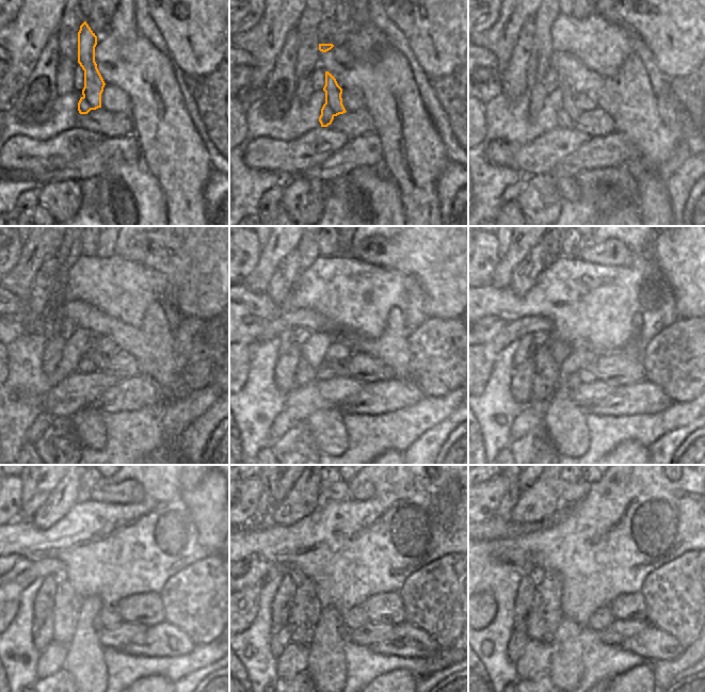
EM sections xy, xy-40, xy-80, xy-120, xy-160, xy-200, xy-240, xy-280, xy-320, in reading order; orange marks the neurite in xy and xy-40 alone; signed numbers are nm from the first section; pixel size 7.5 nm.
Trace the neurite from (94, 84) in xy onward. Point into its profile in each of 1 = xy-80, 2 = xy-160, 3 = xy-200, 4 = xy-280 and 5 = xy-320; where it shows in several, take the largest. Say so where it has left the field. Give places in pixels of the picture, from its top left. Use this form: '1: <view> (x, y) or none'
1: xy-80 (569, 113)
2: xy-160 (327, 369)
3: xy-200 (585, 375)
4: xy-280 (356, 617)
5: xy-320 (603, 617)

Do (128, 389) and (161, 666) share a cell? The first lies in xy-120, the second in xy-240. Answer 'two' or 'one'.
two

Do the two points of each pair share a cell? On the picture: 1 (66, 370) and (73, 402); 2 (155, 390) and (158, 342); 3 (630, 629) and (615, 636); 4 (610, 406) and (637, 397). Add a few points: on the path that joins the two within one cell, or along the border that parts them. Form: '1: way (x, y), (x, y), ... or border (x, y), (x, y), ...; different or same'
1: border (77, 369), (47, 390); different
2: border (142, 371), (150, 376), (170, 399); different
3: way (627, 629), (619, 632); same
4: way (617, 405), (630, 399); same

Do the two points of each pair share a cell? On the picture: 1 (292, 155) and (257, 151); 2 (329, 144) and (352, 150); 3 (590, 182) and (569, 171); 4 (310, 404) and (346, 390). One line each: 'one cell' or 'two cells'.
1: one cell
2: two cells
3: two cells
4: one cell

